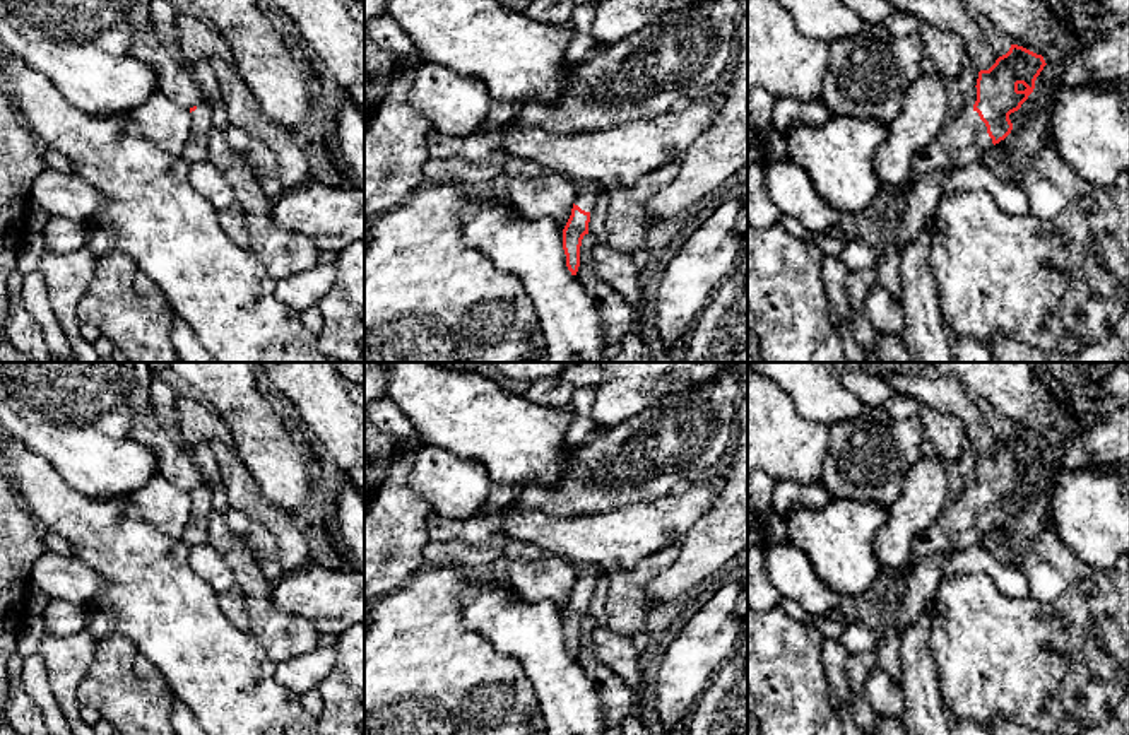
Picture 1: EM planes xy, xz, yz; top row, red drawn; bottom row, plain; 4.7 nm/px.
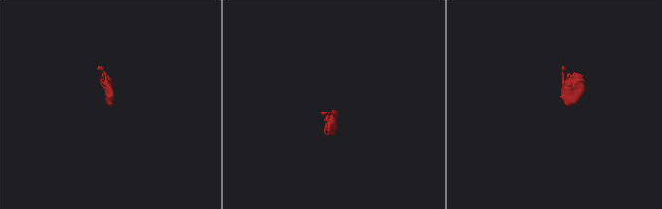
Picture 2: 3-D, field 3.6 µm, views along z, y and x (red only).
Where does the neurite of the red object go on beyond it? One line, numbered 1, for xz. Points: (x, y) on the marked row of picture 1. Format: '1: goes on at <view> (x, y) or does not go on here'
1: goes on at xz (585, 199)

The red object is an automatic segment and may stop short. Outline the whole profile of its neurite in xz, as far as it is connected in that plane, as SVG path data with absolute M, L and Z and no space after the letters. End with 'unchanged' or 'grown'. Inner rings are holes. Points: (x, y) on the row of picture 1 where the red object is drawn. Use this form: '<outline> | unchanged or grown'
M585 186L576 191L571 215L563 229L563 250L566 255L566 267L571 275L576 275L580 267L580 246L585 234L588 234L590 212L602 188Z | grown

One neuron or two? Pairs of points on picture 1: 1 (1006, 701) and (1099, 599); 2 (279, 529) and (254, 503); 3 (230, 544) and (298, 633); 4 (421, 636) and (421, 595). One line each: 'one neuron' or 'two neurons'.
1: one neuron
2: one neuron
3: one neuron
4: one neuron

